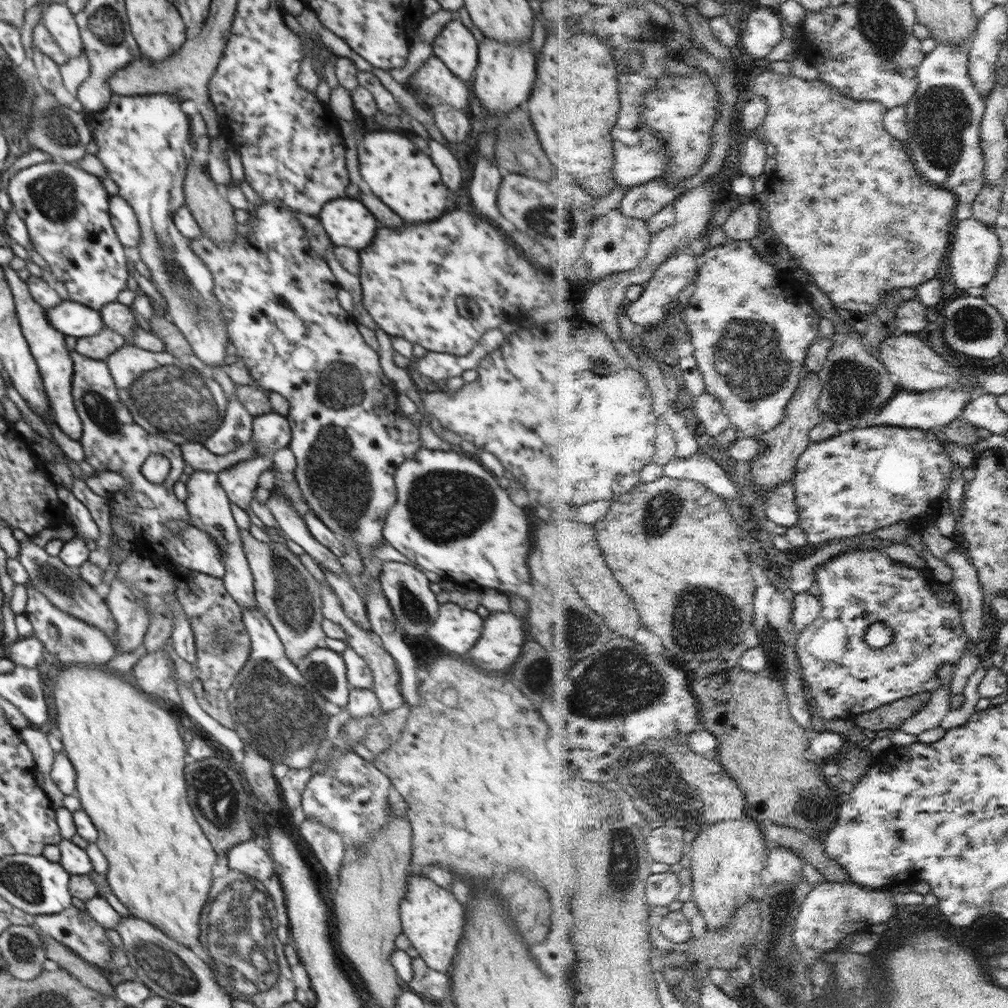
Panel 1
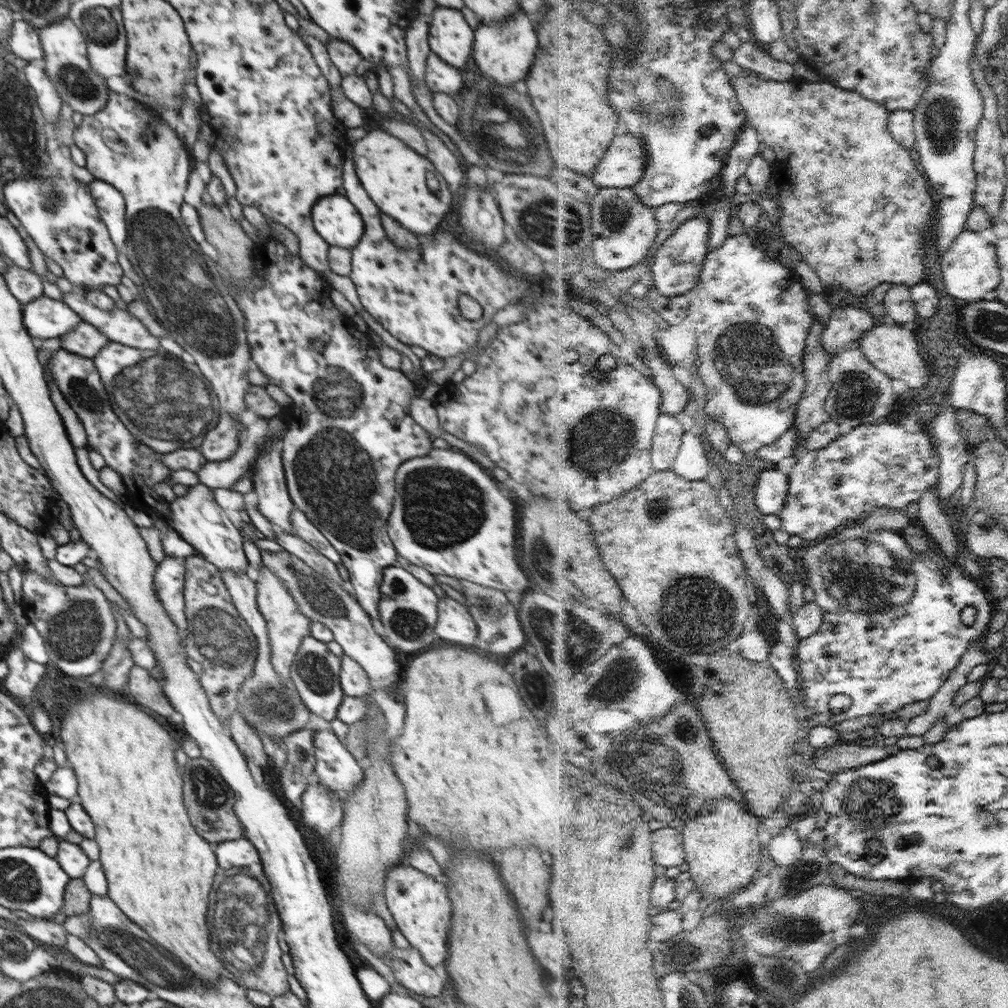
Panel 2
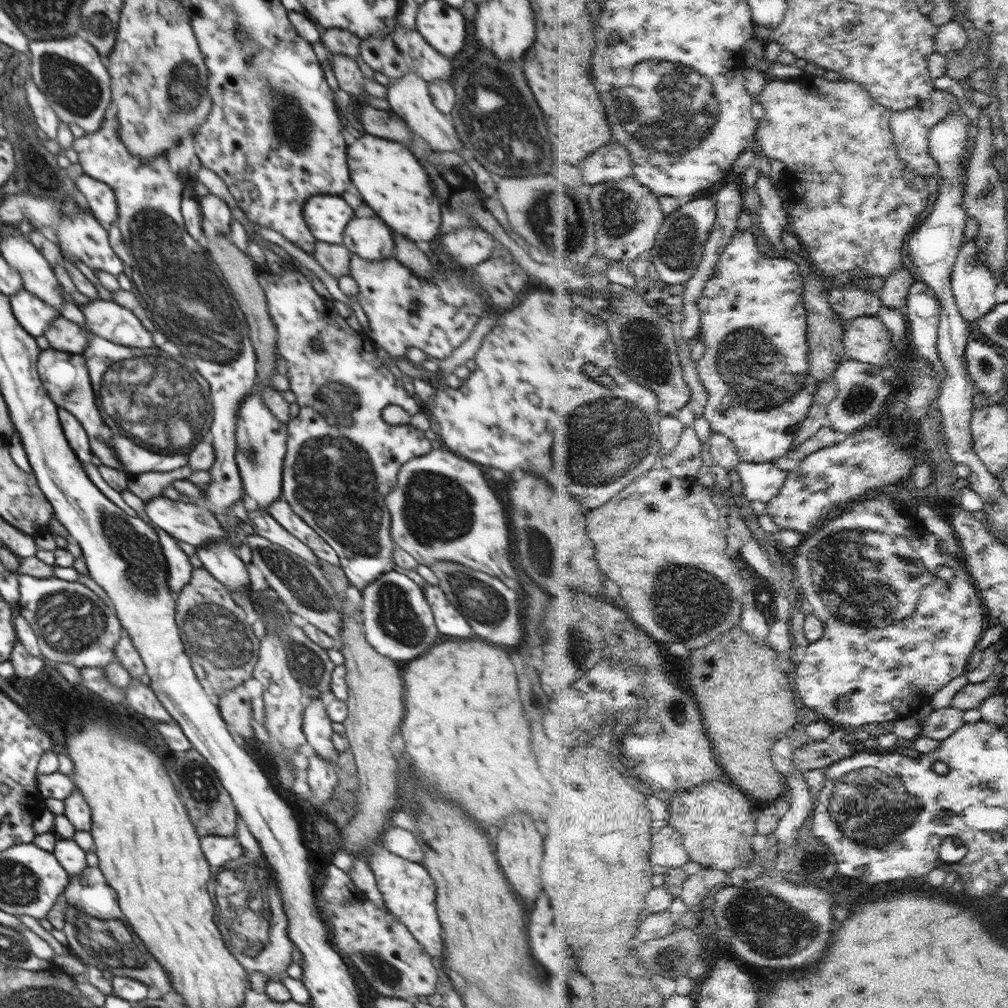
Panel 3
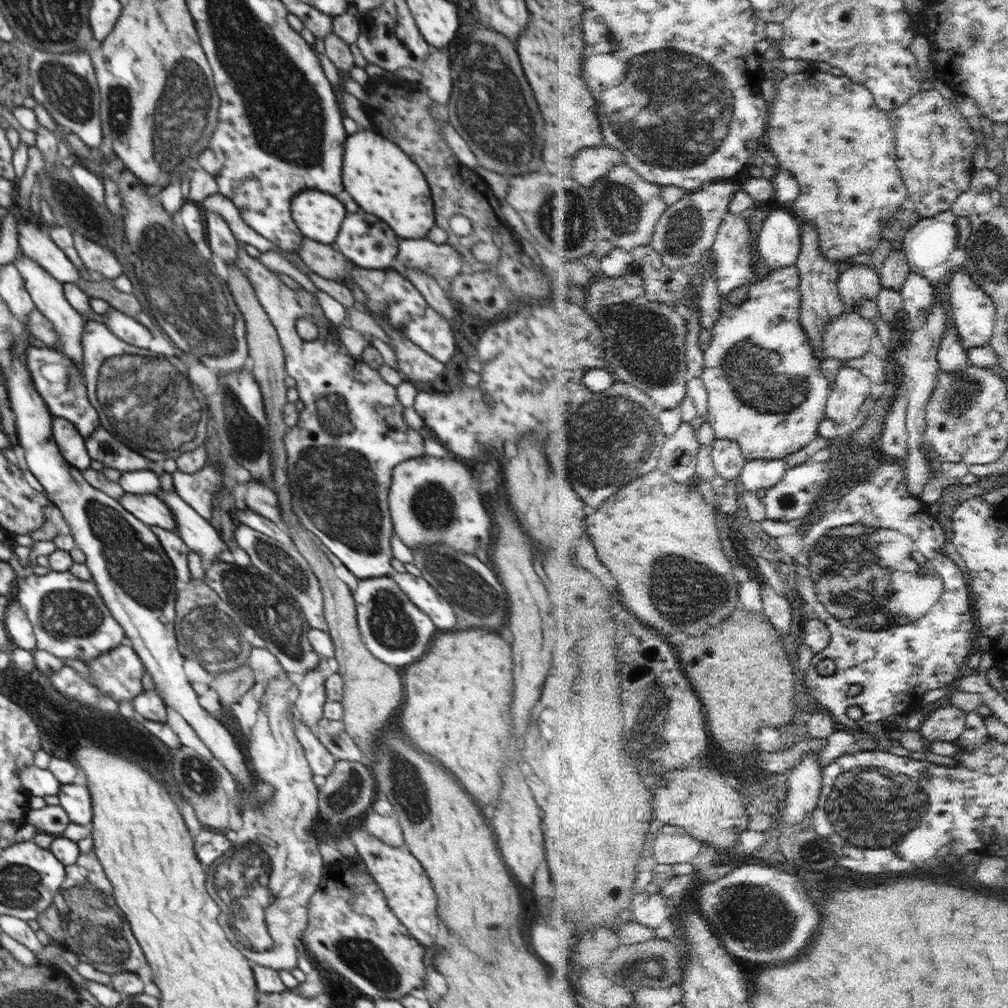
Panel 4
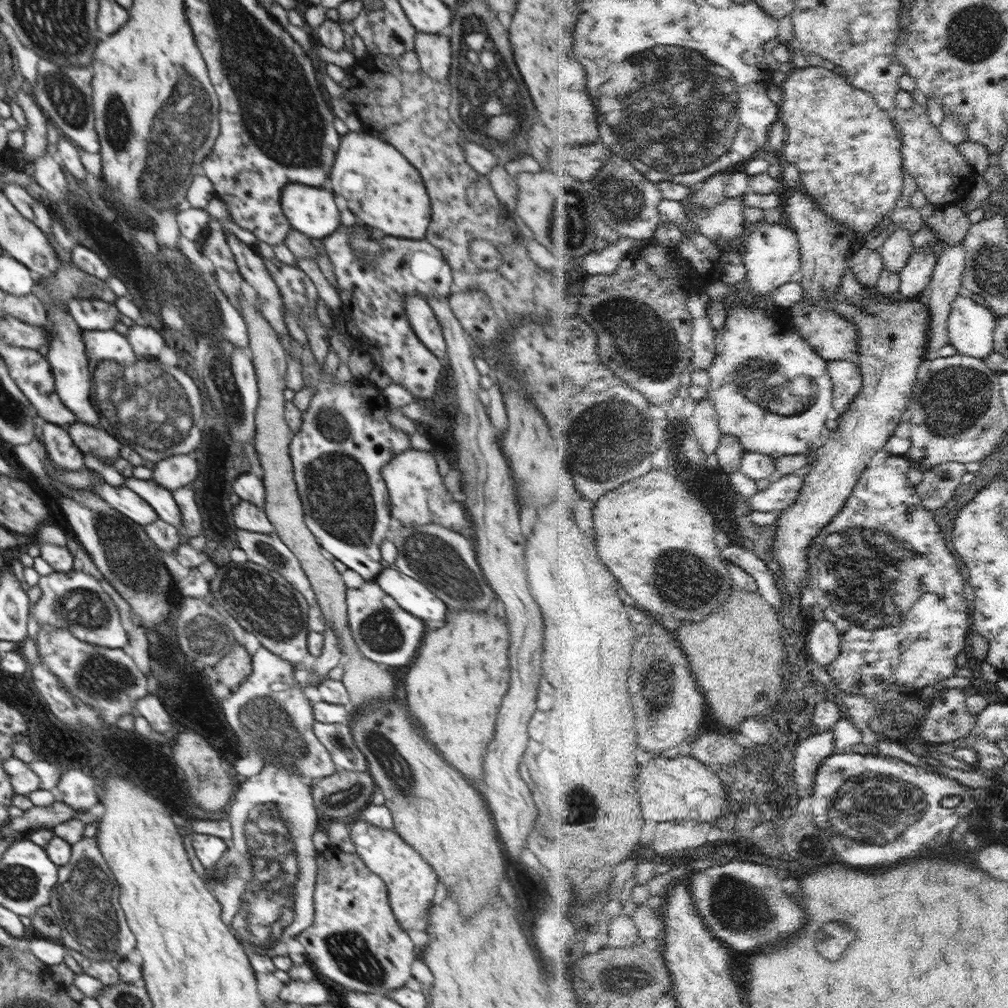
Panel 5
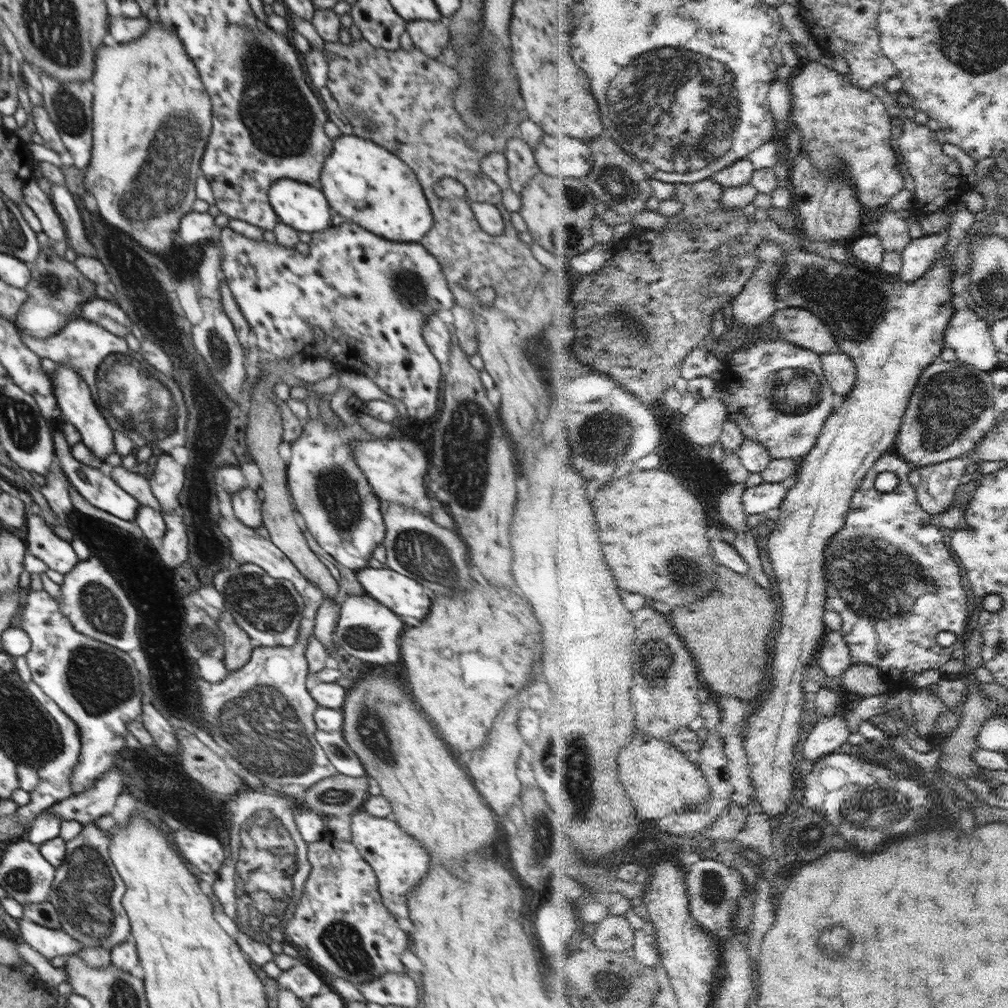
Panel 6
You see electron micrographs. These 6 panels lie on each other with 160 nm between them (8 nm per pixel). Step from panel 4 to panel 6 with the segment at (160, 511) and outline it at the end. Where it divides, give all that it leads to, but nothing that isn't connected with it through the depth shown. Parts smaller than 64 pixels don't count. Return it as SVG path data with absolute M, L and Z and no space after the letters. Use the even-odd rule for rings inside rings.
M59 421L52 425L51 437L54 441L54 450L56 456L60 461L62 470L66 473L68 480L71 482L74 489L76 489L90 504L100 508L100 510L105 510L122 520L135 520L137 515L137 510L141 507L140 502L136 500L133 496L130 496L125 490L122 490L111 476L108 474L107 470L102 469L98 465L84 464L79 460L76 460L71 454L71 448L68 446L67 440L63 435L61 426L63 422Z

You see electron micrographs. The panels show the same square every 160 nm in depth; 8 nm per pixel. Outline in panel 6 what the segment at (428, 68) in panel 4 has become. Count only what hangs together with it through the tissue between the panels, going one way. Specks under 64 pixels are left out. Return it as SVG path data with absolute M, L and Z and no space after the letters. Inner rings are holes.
M438 20L407 21L406 31L414 46L426 56L442 60L442 51L451 40L449 27Z

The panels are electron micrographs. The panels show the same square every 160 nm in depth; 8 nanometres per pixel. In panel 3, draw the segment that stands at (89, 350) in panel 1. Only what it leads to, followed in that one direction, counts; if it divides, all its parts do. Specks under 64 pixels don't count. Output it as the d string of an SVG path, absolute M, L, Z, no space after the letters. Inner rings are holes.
M62 316L47 326L43 336L50 342L50 347L57 351L82 355L88 346L85 328Z

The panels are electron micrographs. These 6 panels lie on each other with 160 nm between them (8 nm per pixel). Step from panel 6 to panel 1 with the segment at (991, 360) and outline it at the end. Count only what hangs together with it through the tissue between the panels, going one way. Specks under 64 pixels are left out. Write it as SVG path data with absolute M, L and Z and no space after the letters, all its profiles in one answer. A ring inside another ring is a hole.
M975 216L972 219L957 220L955 228L955 241L950 250L950 265L956 288L961 291L970 288L985 288L988 286L998 272L1000 255L1000 242L998 231L992 225L983 223Z

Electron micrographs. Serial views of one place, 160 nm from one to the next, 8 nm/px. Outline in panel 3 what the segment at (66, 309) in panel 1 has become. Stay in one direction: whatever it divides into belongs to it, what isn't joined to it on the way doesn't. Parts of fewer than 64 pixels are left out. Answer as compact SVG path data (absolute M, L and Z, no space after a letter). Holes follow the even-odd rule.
M24 288L16 294L10 294L9 299L16 320L32 337L43 336L47 326L59 317L59 312L53 309L53 306L47 305L42 299Z

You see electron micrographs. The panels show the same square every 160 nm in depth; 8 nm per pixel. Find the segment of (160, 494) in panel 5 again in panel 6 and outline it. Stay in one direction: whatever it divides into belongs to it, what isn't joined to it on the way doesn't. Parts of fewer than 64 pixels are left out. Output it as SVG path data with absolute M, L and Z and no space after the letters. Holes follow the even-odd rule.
M122 465L110 467L107 472L122 490L136 498L140 504L157 511L161 510L161 504L154 496L149 480L144 475L128 471Z

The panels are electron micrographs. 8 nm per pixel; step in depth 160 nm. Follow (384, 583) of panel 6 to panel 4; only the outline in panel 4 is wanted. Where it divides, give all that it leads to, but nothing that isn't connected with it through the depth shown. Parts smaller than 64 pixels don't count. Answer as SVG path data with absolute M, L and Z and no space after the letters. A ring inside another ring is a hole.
M398 572L389 577L394 580L394 584L399 585L414 606L418 606L422 613L432 619L438 630L458 630L460 625L448 600L440 596L424 578Z

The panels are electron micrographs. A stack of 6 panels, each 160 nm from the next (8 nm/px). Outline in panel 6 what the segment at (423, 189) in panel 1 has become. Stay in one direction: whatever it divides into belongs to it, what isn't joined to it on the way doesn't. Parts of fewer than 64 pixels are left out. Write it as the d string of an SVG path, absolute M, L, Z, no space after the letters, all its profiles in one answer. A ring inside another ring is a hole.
M340 136L334 142L334 152L332 156L324 162L324 170L321 170L320 180L322 180L321 192L326 202L330 202L332 210L336 210L340 216L348 218L350 222L360 224L362 228L374 232L376 236L388 238L388 240L402 240L402 242L416 243L430 228L432 224L432 212L428 208L428 200L424 198L424 192L414 176L414 172L394 154L390 154L386 148L362 140L356 136Z

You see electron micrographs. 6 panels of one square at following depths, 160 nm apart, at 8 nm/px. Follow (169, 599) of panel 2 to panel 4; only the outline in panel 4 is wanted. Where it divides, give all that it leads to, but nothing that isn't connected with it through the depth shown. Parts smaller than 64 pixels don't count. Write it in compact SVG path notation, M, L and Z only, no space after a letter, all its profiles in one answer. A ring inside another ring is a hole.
M155 527L152 528L152 533L158 537L158 541L173 563L172 566L176 570L177 581L188 583L190 581L190 570L188 570L190 549L188 549L188 546L182 542L176 533L166 529Z

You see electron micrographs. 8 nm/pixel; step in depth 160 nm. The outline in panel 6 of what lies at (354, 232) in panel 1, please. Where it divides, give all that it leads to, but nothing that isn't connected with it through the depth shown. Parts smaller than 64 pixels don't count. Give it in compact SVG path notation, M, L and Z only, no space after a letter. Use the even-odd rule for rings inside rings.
M275 180L270 184L268 201L279 220L294 230L314 233L332 225L332 212L324 194L309 183Z

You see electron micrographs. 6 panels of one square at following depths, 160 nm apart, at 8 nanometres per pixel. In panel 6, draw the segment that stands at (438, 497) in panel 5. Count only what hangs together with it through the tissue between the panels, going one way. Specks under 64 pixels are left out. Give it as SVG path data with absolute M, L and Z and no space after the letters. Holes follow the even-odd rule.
M380 438L372 441L356 440L353 444L356 462L366 475L378 498L413 508L425 516L432 512L434 496L424 483L424 476L430 473L427 451L408 439Z

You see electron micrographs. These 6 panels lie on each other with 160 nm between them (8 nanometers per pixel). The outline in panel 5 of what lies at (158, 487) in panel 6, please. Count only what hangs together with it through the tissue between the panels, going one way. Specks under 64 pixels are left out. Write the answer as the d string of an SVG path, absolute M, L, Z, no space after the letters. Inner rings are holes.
M193 454L172 455L154 465L152 479L174 492L177 488L192 484L197 474L198 461Z

